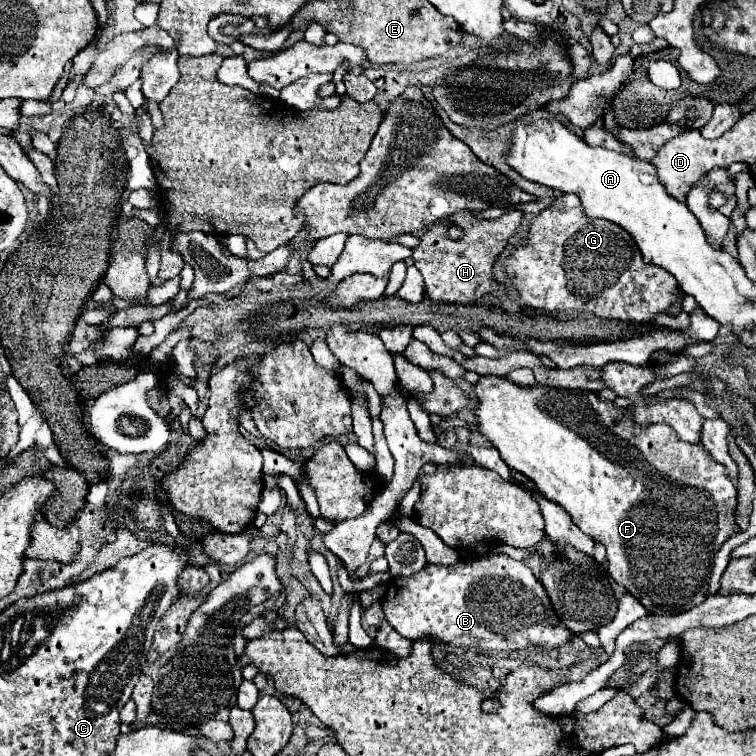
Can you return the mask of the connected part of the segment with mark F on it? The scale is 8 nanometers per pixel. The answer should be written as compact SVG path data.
M486 374L486 376L480 376L478 384L474 386L474 394L478 400L478 406L474 408L474 416L478 418L478 424L476 424L478 432L492 442L492 446L500 452L500 458L512 470L530 478L536 484L538 492L544 498L562 506L570 514L572 522L582 532L586 532L594 542L604 544L606 560L608 560L608 574L620 586L624 586L626 592L630 592L650 614L658 614L658 616L680 614L680 612L686 612L686 610L690 610L706 600L708 580L710 580L710 572L714 566L714 554L736 532L736 522L734 522L736 486L732 484L726 468L722 464L718 464L716 460L712 460L710 452L706 452L706 448L702 448L702 444L682 442L676 436L676 432L666 424L640 426L632 420L632 416L628 416L626 408L618 408L618 406L614 406L614 402L602 400L596 392L590 392L590 390L564 390L564 388L550 388L550 386L542 386L542 384L520 386L508 378Z

